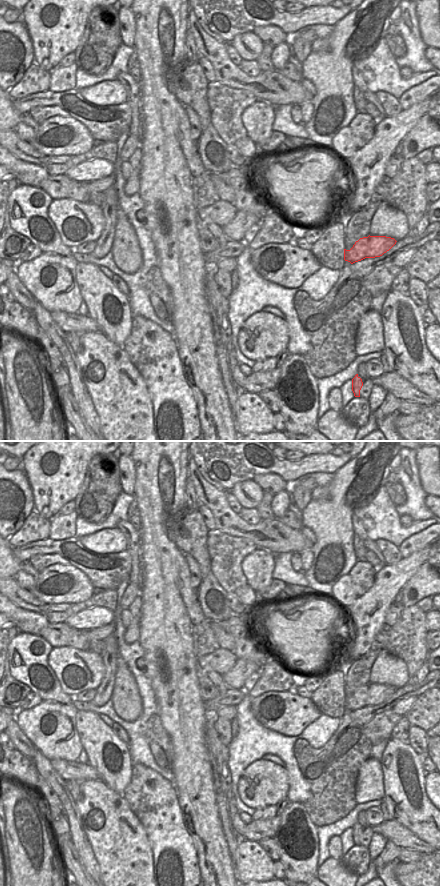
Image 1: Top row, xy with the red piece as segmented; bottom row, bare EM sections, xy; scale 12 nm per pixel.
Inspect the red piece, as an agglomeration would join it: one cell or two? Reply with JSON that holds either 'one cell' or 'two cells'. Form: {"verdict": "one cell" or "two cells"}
{"verdict": "two cells"}

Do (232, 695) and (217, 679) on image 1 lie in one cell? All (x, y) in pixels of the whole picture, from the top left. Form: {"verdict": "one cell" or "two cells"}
{"verdict": "two cells"}

